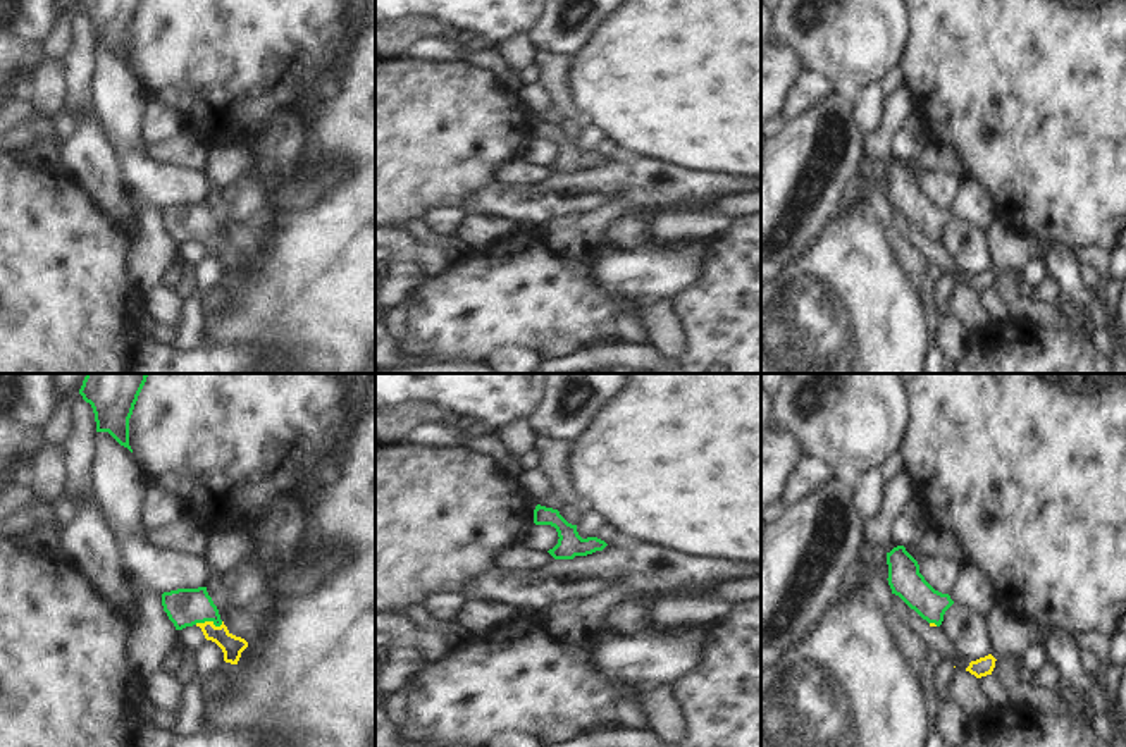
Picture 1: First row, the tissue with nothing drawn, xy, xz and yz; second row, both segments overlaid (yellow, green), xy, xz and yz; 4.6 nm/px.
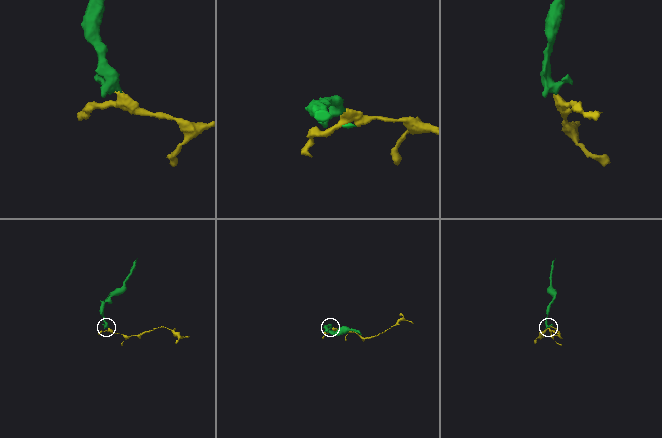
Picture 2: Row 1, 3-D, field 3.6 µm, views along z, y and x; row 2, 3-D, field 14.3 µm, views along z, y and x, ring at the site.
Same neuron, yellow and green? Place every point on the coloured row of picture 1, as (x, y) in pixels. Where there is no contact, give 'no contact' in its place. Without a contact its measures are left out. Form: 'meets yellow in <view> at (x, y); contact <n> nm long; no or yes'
meets yellow in xy at (209, 622); contact 140 nm long; yes

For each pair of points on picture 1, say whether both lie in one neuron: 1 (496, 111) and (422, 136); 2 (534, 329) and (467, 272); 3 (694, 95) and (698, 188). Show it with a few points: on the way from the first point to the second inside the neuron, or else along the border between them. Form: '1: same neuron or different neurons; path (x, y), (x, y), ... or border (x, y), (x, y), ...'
1: same neuron; path (477, 126), (453, 126), (441, 133)
2: same neuron; path (517, 312), (498, 303), (484, 290)
3: different neurons; border (658, 160), (692, 169), (734, 172), (737, 176)

